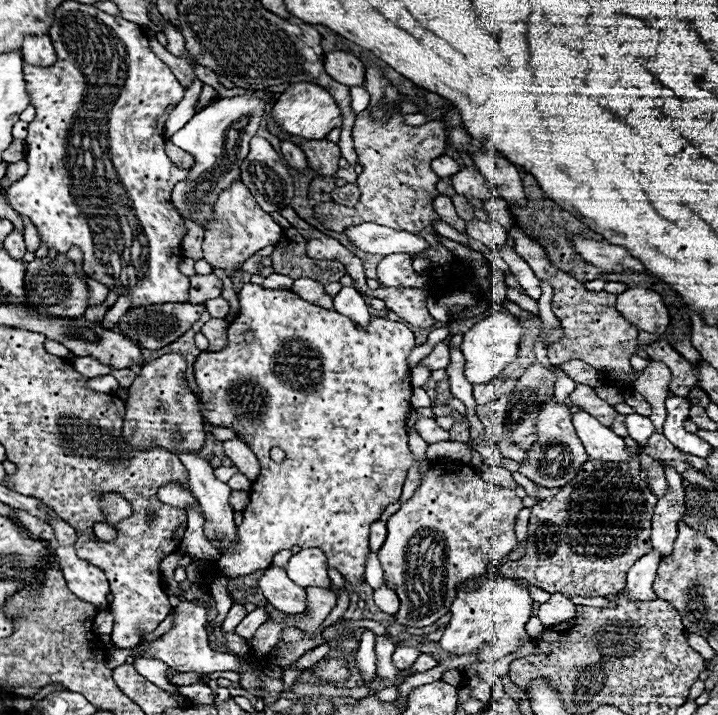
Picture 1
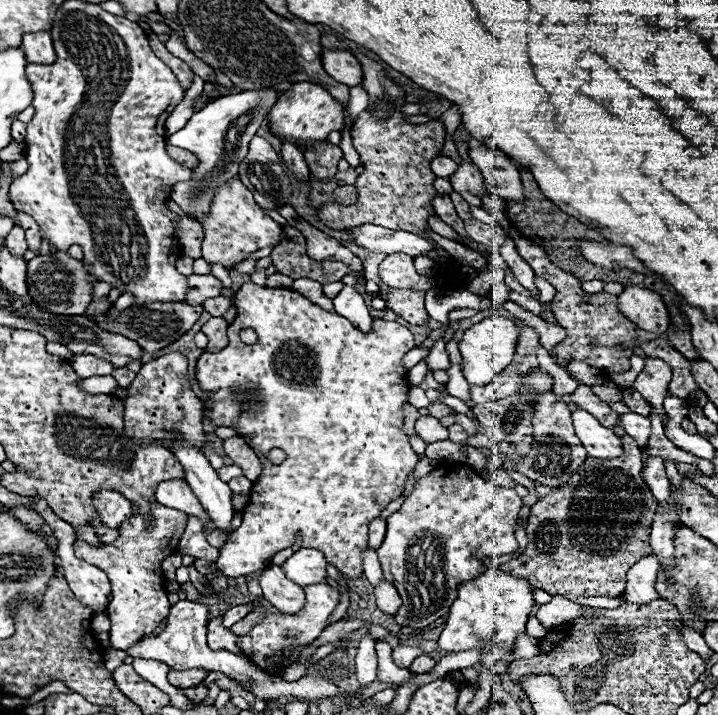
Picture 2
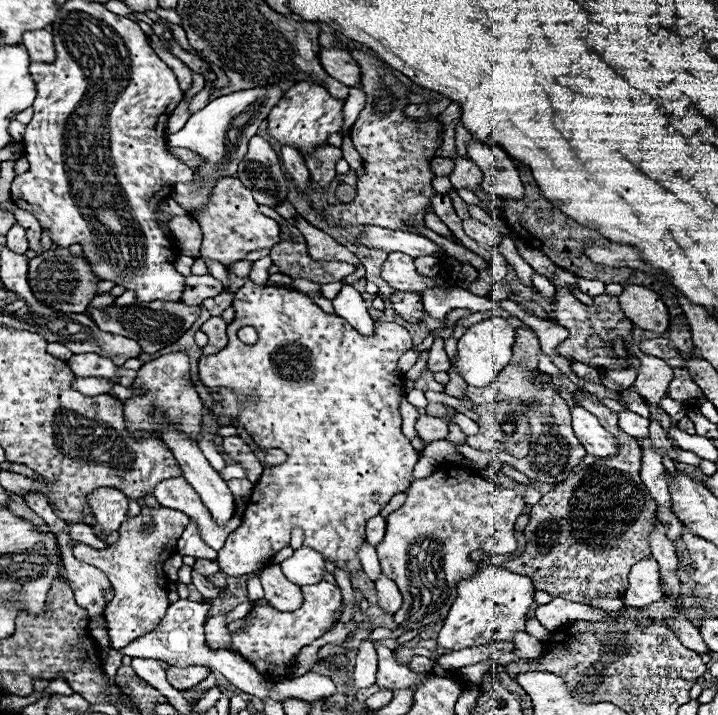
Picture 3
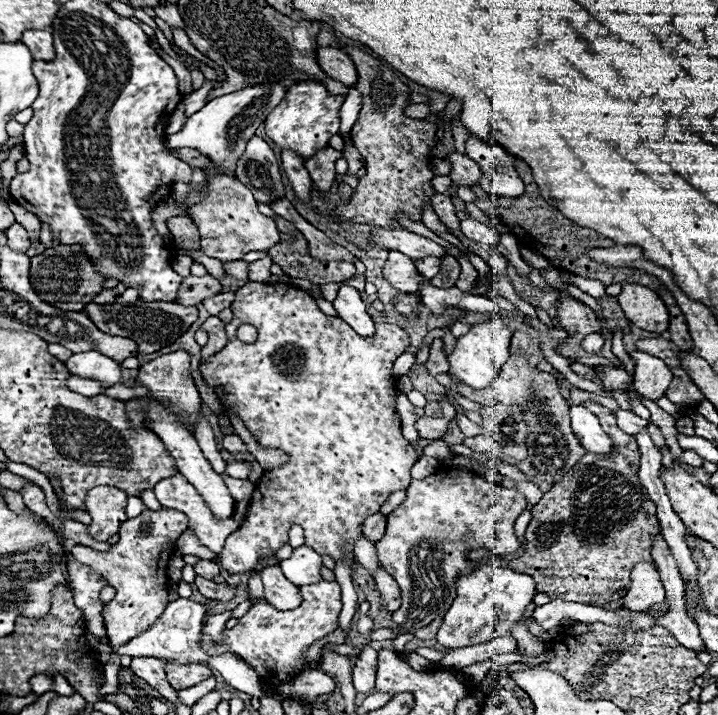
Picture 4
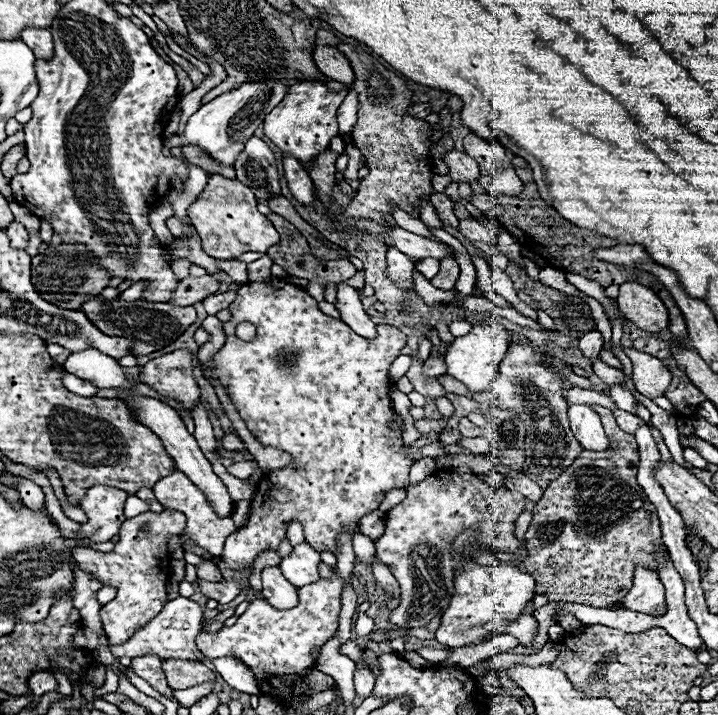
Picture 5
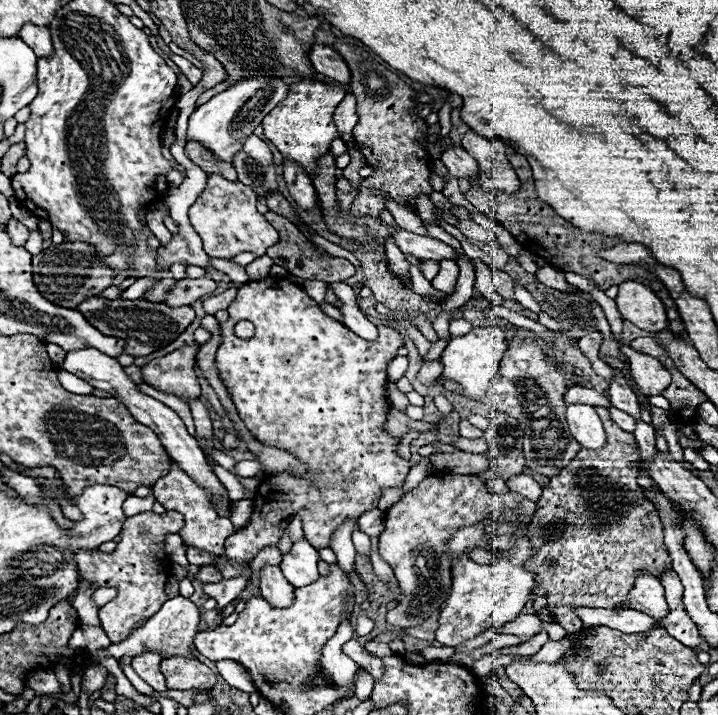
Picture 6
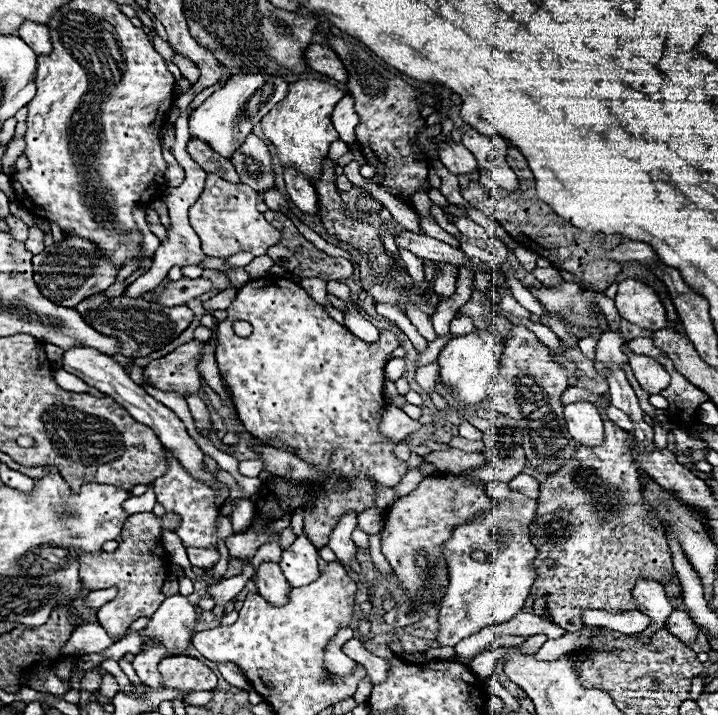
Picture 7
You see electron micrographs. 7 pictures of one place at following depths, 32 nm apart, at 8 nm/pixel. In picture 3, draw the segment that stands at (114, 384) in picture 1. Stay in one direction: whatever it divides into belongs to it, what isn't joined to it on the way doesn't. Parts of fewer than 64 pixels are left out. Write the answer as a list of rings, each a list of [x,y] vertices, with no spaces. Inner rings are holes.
[[[74,378],[72,384],[70,384],[74,390],[86,394],[86,396],[98,396],[98,394],[106,394],[114,382],[108,382],[108,380],[98,380],[98,378],[88,378],[88,380],[82,380],[82,378]]]

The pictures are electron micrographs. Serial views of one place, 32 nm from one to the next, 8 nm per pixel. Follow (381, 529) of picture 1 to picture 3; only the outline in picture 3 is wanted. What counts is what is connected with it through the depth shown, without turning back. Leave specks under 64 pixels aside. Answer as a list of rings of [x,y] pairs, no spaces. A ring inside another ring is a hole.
[[[380,514],[378,516],[372,516],[368,522],[366,522],[366,540],[370,544],[378,544],[382,538],[384,538],[384,532],[386,532],[386,518],[382,518]]]

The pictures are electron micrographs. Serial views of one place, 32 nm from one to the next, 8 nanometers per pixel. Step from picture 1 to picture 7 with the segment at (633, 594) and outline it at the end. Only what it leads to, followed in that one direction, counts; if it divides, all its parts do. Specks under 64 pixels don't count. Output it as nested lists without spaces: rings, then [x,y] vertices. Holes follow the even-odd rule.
[[[638,580],[634,592],[634,600],[640,604],[640,612],[644,612],[646,616],[650,616],[650,626],[640,632],[634,634],[632,638],[636,642],[648,644],[648,640],[662,628],[666,628],[666,620],[672,614],[672,604],[668,600],[668,596],[664,594],[664,586],[656,584],[656,580]]]

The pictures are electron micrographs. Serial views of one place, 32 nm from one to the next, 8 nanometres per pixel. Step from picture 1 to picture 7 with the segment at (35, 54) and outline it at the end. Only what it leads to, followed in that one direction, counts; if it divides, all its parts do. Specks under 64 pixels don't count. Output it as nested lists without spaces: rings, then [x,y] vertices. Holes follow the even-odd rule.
[[[24,20],[24,22],[20,24],[20,28],[18,28],[16,34],[18,34],[38,56],[52,50],[52,46],[50,46],[50,36],[48,36],[48,28],[42,26],[42,24]]]

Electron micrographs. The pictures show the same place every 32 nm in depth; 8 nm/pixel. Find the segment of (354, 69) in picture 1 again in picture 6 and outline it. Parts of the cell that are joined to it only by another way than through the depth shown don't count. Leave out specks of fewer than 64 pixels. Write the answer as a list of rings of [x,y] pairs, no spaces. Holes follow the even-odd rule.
[[[312,44],[308,58],[310,58],[310,64],[316,72],[320,72],[320,74],[324,74],[324,76],[328,76],[340,84],[348,84],[348,80],[350,80],[348,66],[344,64],[340,54],[332,46]]]

